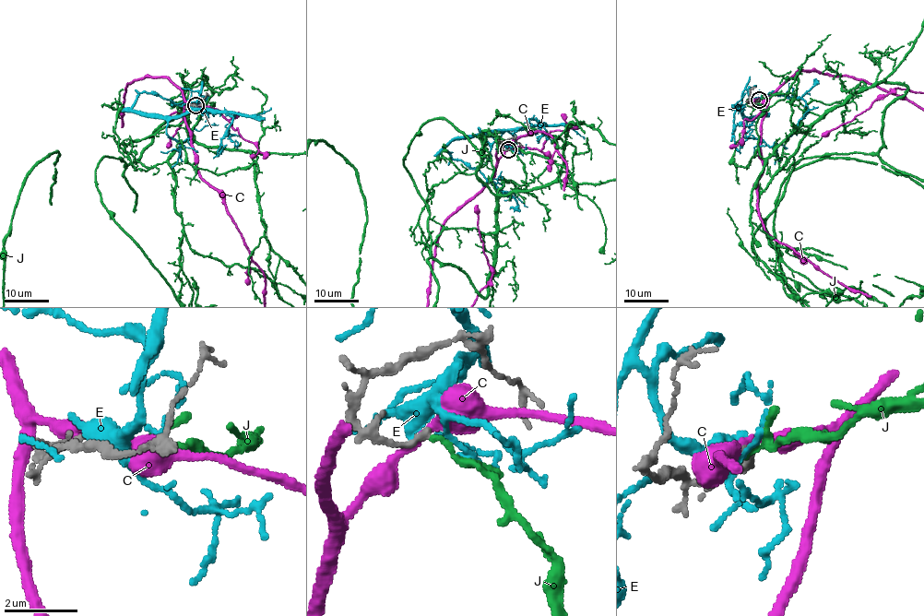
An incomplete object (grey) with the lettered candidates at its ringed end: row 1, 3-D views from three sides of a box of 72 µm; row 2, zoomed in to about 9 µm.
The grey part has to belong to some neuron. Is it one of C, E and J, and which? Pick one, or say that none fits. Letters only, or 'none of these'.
J

